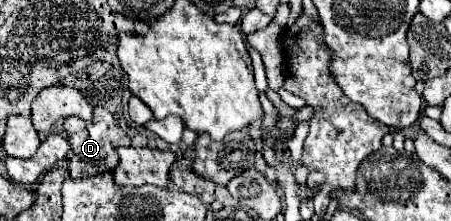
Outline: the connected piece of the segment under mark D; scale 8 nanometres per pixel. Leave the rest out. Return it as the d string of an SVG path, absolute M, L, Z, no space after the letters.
M104 107L94 108L91 121L68 117L64 121L64 129L66 129L68 141L70 141L70 155L68 155L70 177L90 177L90 175L98 175L104 171L112 171L118 163L116 147L130 145L130 137L120 129L120 125L112 117L112 113Z

